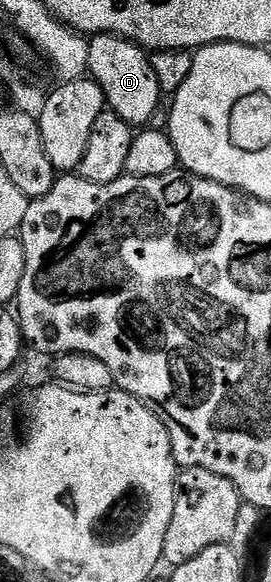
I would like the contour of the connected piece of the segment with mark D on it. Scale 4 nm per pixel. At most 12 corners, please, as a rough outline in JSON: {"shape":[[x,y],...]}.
{"shape":[[119,35],[90,36],[87,66],[132,129],[159,111],[152,56]]}

